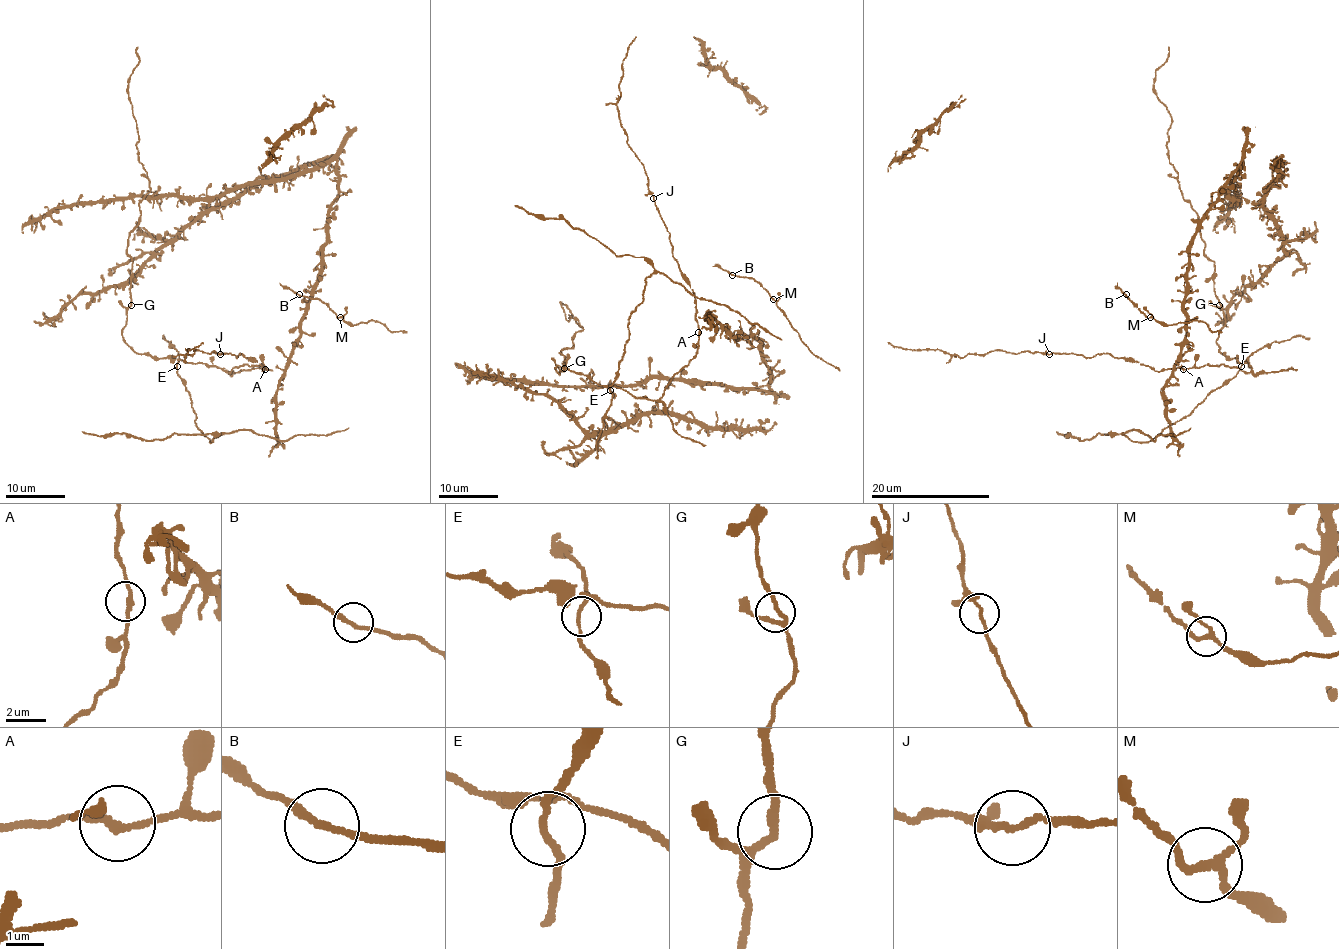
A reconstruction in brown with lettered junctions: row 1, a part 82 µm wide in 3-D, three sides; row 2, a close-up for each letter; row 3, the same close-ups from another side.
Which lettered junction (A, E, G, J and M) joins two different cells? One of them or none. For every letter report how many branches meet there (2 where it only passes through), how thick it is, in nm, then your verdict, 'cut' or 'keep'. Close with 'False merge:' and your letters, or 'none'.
A: 2 | 200 nm | keep
E: 3 | 110 nm | keep
G: 3 | 170 nm | keep
J: 2 | 180 nm | keep
M: 3 | 180 nm | keep
False merge: none

